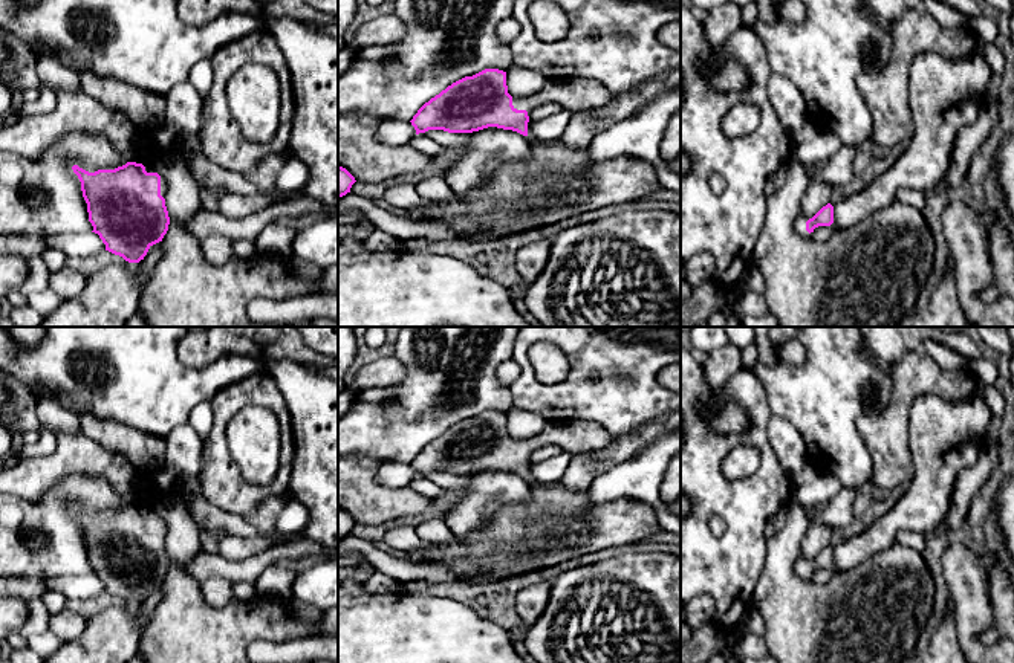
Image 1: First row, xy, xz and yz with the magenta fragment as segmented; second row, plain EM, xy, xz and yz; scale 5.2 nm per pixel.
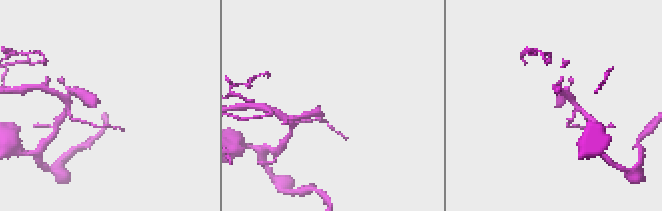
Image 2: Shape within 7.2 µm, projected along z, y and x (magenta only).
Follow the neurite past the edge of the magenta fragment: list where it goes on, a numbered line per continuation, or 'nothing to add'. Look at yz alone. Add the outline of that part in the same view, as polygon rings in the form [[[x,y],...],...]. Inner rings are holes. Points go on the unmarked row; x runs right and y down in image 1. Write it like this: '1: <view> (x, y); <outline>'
1: yz (800, 562); [[[798,556],[798,558],[795,559],[795,564],[794,564],[794,571],[797,573],[798,577],[801,577],[801,579],[804,579],[804,581],[811,581],[811,577],[812,577],[812,574],[809,576],[809,574],[806,573],[806,564],[808,564],[808,562],[809,562],[808,559],[804,559],[803,556]]]

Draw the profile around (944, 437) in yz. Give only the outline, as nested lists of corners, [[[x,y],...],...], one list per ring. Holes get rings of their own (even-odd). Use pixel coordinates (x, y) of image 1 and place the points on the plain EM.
[[[980,396],[962,402],[918,397],[908,416],[913,478],[886,515],[834,548],[834,571],[850,570],[898,544],[902,530],[933,535],[945,519],[957,474],[977,461],[991,417]]]

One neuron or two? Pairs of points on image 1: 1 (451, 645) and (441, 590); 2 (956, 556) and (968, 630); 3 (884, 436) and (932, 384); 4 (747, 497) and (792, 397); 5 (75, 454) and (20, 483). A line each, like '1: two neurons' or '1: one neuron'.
1: two neurons
2: one neuron
3: one neuron
4: two neurons
5: one neuron

